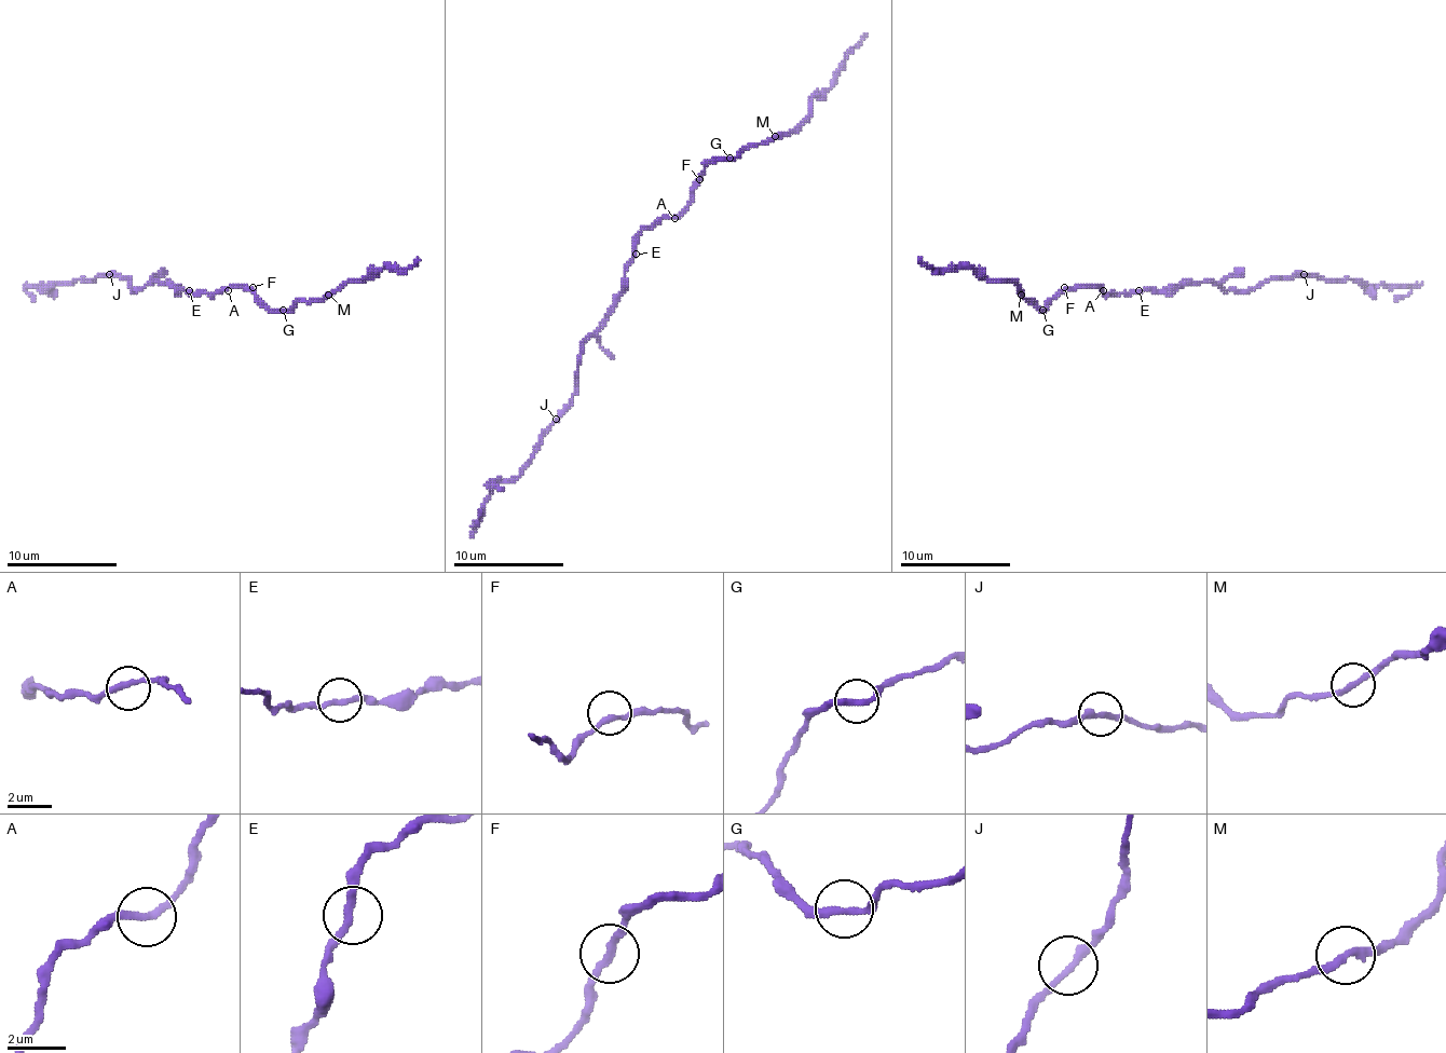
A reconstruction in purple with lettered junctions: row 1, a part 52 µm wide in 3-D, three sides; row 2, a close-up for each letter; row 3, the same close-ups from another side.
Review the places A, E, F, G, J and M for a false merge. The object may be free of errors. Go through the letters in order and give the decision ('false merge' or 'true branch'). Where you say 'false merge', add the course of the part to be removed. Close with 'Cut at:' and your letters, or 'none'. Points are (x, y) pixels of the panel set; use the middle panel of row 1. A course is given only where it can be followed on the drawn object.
A: true branch
E: true branch
F: true branch
G: true branch
J: true branch
M: true branch
Cut at: none

